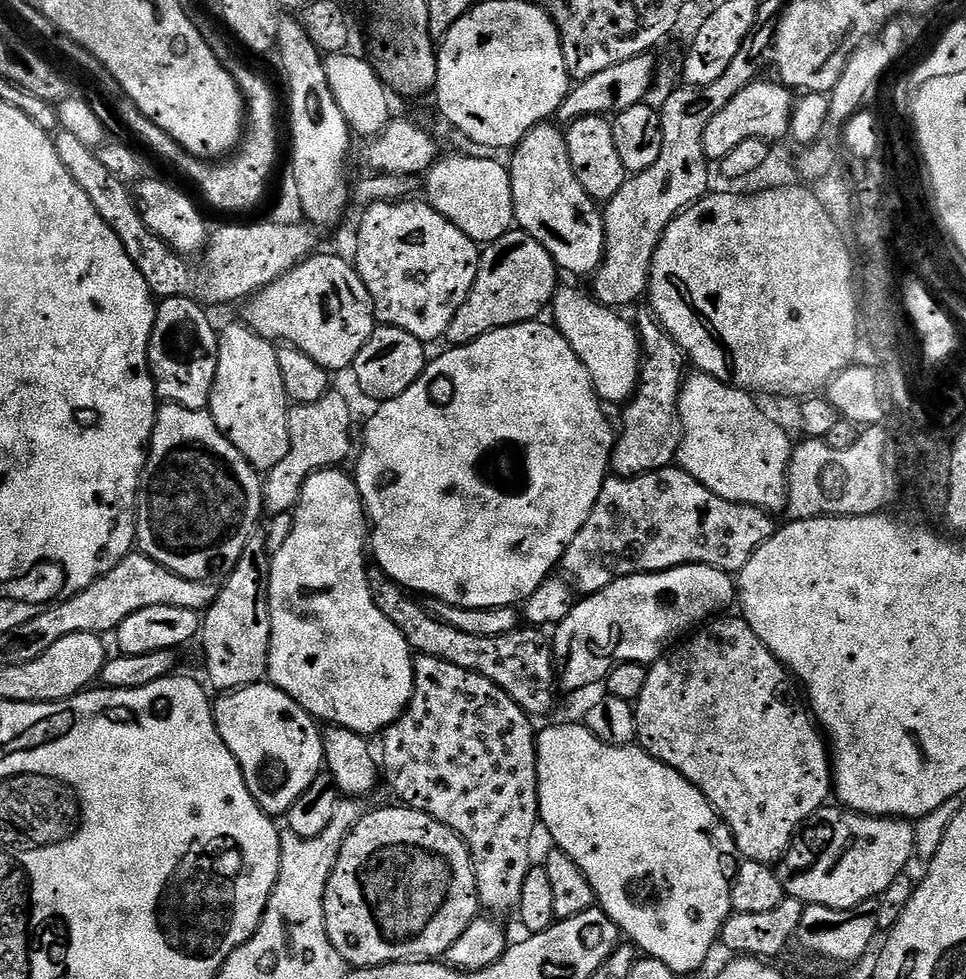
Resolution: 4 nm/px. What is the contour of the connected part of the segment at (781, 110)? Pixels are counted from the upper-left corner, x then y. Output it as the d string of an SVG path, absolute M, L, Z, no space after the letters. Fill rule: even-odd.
M761 78L750 86L746 86L712 119L704 146L704 153L708 156L709 161L718 162L726 158L726 154L730 154L734 146L750 138L777 142L776 140L789 135L792 126L794 92L793 89L785 88L775 79L772 80Z

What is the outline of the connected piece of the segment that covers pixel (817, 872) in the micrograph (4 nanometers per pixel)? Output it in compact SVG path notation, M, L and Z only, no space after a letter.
M843 807L819 808L792 840L786 854L778 861L776 873L784 887L785 897L799 900L801 904L821 904L838 910L858 906L867 900L883 897L894 878L905 875L907 866L914 860L916 851L916 826L913 821L895 816L863 816L861 812Z

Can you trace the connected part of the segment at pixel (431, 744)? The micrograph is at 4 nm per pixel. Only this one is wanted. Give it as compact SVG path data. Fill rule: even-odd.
M417 655L412 669L414 670L414 690L408 708L382 733L382 739L384 739L383 779L386 784L388 780L393 794L400 799L397 801L403 807L413 808L422 814L430 814L430 818L450 826L450 830L454 830L463 838L470 850L470 858L474 866L474 878L480 891L481 909L488 911L489 908L492 911L489 913L492 914L500 914L496 912L515 913L520 907L522 882L526 882L526 874L534 867L532 839L535 838L536 828L538 832L538 825L540 824L538 770L536 769L536 737L538 732L535 727L532 729L533 717L529 716L526 710L522 710L522 706L518 706L518 702L514 702L514 698L510 698L510 694L506 694L506 690L502 690L494 682L490 682L490 678L486 678L477 672L462 670L462 666L454 666L454 662L442 662L442 658Z

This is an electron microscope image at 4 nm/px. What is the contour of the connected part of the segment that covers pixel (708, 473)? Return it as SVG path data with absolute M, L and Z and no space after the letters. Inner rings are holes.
M696 370L693 373L693 376L691 373L685 379L684 386L680 389L680 417L684 423L684 437L680 443L679 467L691 474L698 482L702 482L702 486L706 486L714 494L726 498L731 504L749 504L755 508L763 508L769 514L777 514L776 512L783 513L788 506L788 467L792 461L793 437L785 432L782 426L775 424L765 414L762 414L756 405L756 396L753 393L744 392L741 388L736 387L735 384L727 384L718 378L707 376L705 372Z

